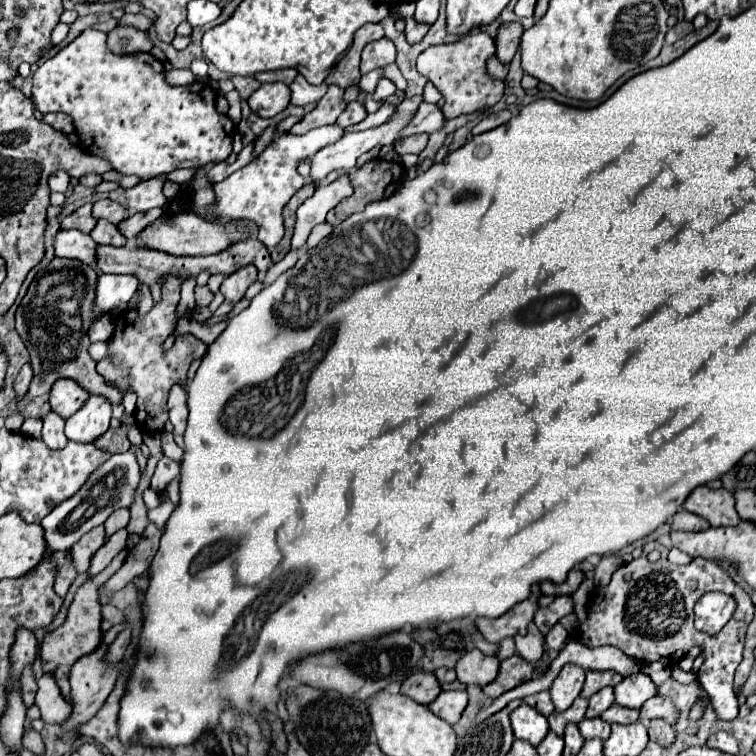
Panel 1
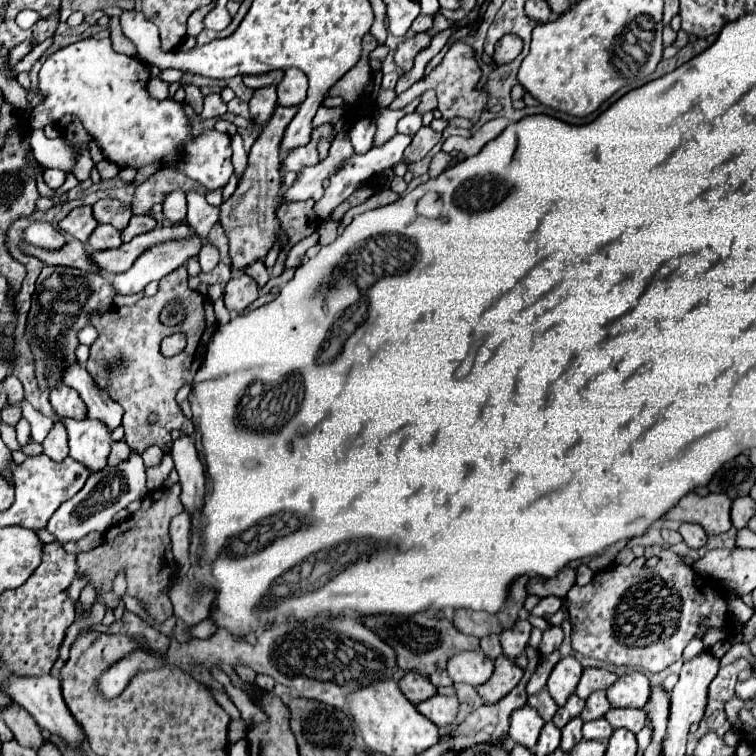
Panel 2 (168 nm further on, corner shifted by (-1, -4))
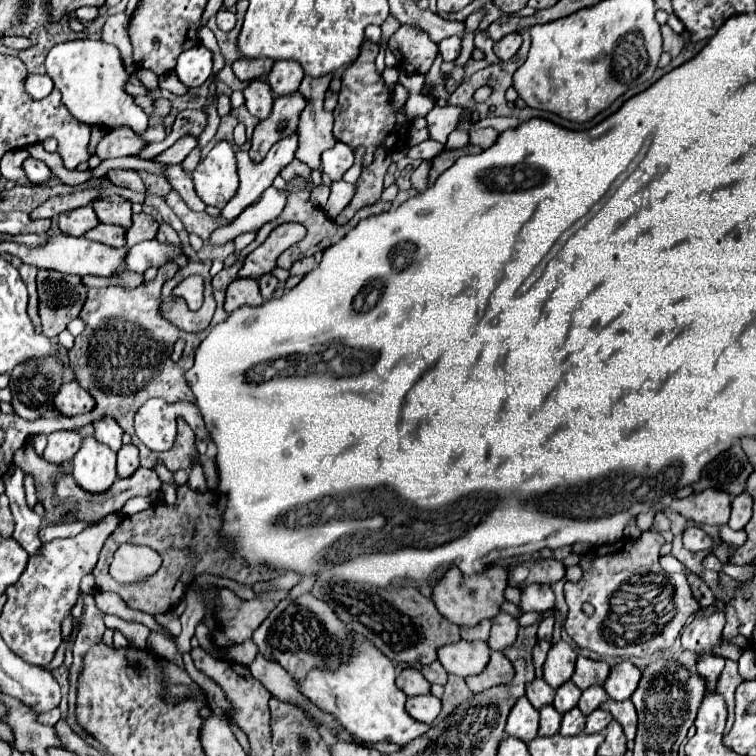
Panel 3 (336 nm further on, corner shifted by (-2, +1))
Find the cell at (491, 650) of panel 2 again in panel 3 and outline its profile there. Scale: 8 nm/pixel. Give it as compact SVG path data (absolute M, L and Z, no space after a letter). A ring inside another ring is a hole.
M488 619L480 621L474 627L460 627L462 639L480 639L480 641L486 641L488 633L490 633L490 621Z

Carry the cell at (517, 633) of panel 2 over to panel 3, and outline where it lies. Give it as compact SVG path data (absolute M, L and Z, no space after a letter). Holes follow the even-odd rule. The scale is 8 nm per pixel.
M498 613L492 617L492 629L488 637L488 647L492 651L504 651L518 635L518 621L510 613Z

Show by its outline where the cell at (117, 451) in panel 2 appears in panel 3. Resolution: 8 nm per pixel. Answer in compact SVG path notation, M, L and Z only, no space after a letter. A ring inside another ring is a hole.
M124 445L124 447L118 451L118 477L120 477L120 479L130 477L138 467L140 467L138 449L136 449L134 445Z

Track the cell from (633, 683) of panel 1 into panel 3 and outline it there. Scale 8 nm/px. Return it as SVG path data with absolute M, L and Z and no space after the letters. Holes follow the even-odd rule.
M622 661L622 663L616 663L610 667L610 675L602 687L610 699L624 701L624 699L630 699L630 695L638 687L640 675L642 673L636 665L632 665L630 661Z

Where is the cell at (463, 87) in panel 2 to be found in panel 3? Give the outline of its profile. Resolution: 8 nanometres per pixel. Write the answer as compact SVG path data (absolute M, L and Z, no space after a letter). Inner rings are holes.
M452 35L452 37L446 37L438 43L438 51L442 55L444 61L454 61L458 55L460 55L460 37Z

